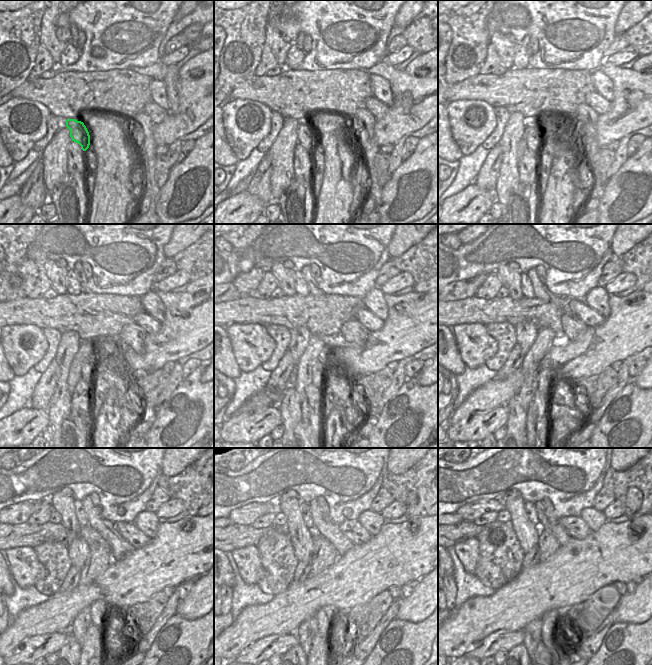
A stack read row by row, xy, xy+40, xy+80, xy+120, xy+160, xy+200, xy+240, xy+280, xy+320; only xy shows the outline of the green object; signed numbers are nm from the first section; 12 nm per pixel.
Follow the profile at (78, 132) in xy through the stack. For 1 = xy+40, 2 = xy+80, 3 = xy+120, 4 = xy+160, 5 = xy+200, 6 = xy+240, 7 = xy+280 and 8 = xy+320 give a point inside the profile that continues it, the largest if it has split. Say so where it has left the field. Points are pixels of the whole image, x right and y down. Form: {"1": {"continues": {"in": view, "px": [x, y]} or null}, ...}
{"1": {"continues": {"in": "xy+40", "px": [307, 137]}}, "2": {"continues": {"in": "xy+80", "px": [534, 138]}}, "3": {"continues": {"in": "xy+120", "px": [90, 366]}}, "4": {"continues": {"in": "xy+160", "px": [320, 375]}}, "5": {"continues": {"in": "xy+200", "px": [546, 384]}}, "6": {"continues": {"in": "xy+240", "px": [99, 613]}}, "7": {"continues": {"in": "xy+280", "px": [325, 617]}}, "8": {"continues": {"in": "xy+320", "px": [557, 649]}}}

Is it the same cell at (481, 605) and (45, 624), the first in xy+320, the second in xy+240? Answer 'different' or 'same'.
same

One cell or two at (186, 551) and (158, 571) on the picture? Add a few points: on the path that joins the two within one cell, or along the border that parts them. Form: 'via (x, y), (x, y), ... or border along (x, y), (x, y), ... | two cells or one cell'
via (179, 557), (170, 566), (165, 567) | one cell

